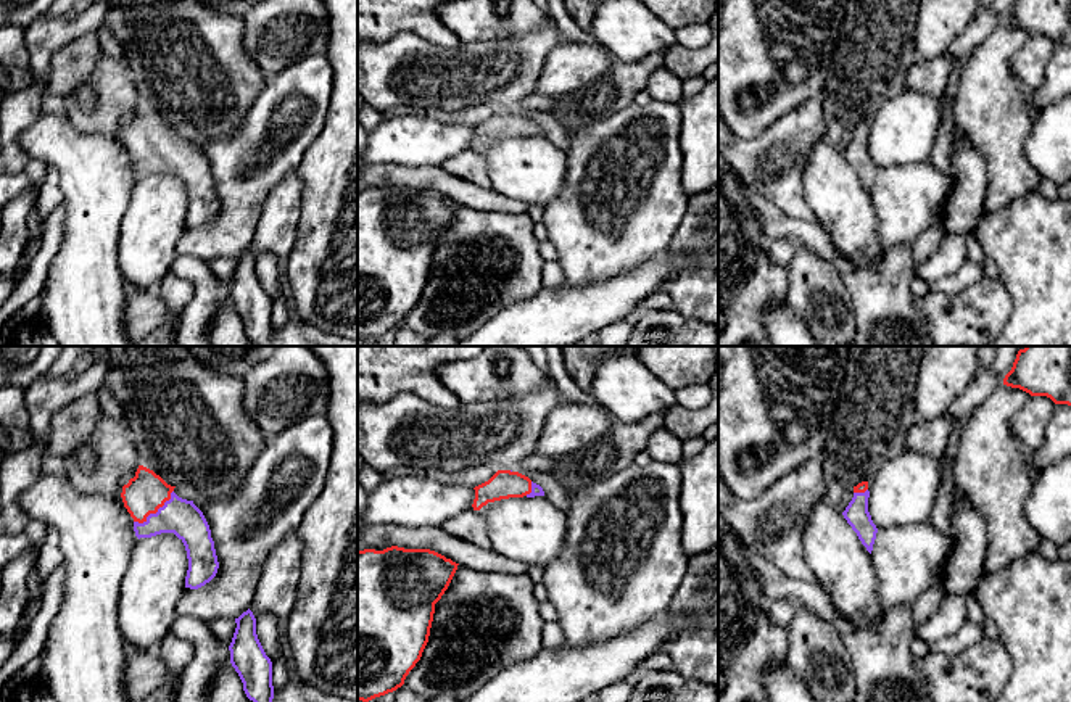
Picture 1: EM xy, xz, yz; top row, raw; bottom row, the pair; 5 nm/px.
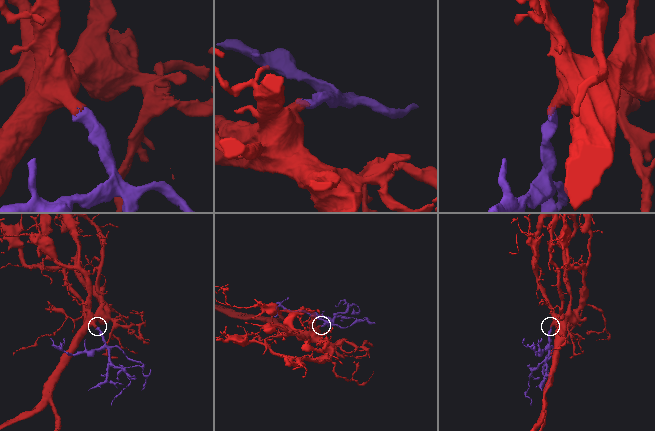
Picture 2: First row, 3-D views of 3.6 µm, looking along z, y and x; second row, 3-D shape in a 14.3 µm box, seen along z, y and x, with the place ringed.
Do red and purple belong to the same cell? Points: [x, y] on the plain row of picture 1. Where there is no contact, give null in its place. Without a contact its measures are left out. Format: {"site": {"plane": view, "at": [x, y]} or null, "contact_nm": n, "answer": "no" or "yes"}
{"site": {"plane": "xy", "at": [155, 152]}, "contact_nm": 260, "answer": "yes"}

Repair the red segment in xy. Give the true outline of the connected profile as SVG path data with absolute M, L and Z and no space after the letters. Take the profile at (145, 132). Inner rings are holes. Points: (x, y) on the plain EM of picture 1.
M139 105L135 116L122 126L122 142L134 158L135 176L151 177L174 172L185 185L188 209L185 227L198 229L209 222L219 208L214 180L203 151L174 132L153 109Z

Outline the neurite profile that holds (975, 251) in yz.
M974 230L966 233L965 238L966 238L968 261L982 266L984 261L987 259L987 256L984 254L982 248L976 238Z

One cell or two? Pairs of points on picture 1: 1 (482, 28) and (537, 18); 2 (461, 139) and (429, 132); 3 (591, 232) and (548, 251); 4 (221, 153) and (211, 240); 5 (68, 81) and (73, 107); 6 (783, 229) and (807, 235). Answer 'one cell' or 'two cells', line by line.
1: one cell
2: one cell
3: two cells
4: one cell
5: two cells
6: one cell

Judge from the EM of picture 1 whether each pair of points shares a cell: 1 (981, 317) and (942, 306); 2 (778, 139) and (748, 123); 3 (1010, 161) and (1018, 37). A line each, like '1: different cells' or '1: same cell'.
1: same cell
2: different cells
3: same cell

